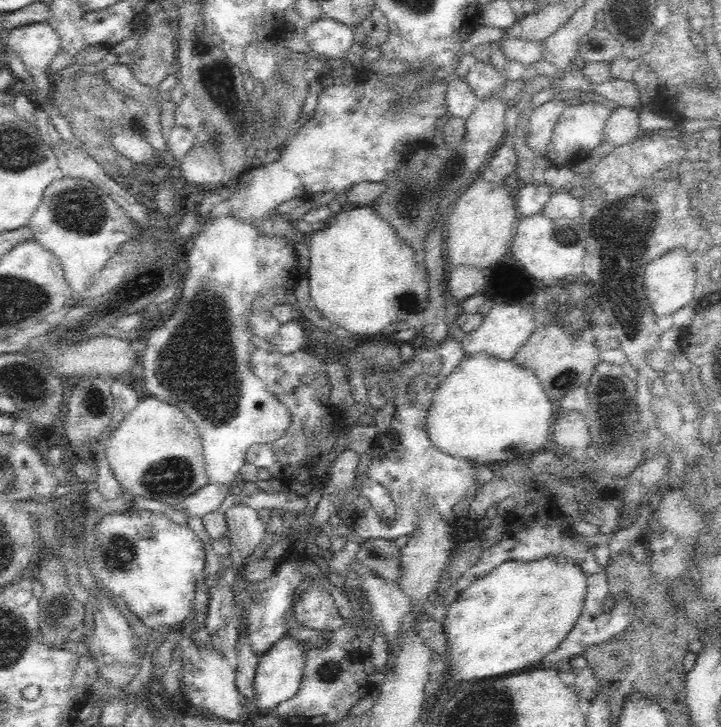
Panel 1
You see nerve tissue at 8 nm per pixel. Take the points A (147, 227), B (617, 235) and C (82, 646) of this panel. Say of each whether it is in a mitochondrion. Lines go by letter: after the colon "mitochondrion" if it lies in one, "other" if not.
A: other
B: mitochondrion
C: other

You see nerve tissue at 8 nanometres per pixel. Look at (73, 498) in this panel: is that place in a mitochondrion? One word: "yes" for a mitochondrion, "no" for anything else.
no

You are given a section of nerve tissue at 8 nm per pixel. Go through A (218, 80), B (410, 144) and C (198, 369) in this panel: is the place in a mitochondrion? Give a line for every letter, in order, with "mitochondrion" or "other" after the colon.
A: mitochondrion
B: mitochondrion
C: mitochondrion

